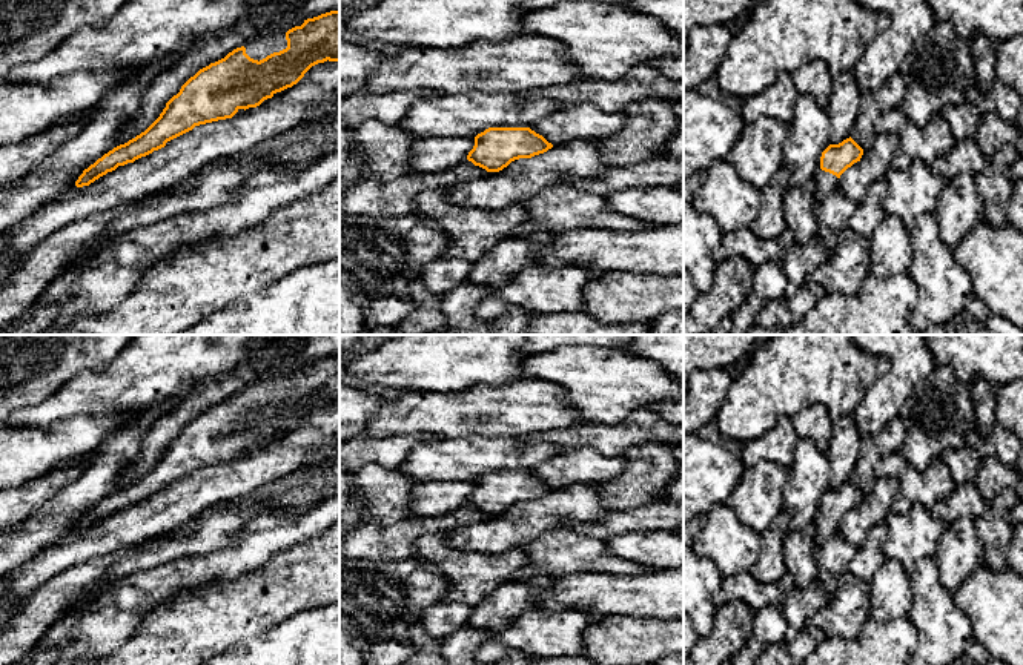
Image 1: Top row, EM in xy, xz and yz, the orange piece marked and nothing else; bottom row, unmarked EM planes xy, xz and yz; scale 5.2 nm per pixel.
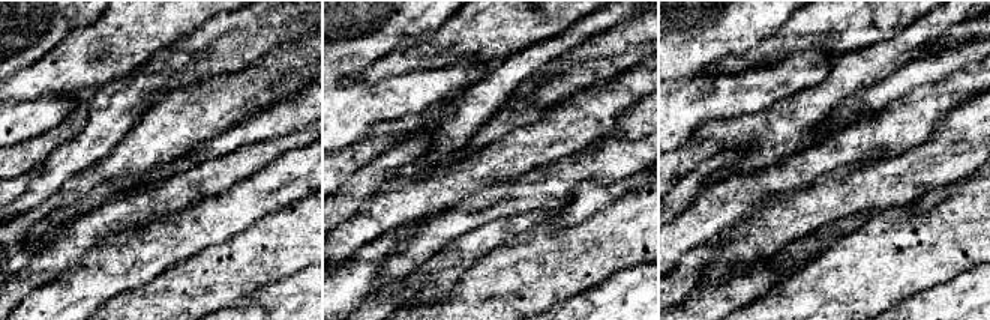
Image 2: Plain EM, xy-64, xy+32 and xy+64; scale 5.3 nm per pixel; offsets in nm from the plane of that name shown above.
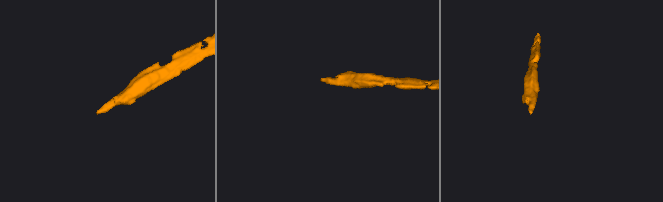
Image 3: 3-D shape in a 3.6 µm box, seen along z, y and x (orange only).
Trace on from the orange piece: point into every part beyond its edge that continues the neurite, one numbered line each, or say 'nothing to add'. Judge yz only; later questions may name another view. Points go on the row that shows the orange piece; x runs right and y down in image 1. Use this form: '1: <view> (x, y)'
1: yz (824, 183)

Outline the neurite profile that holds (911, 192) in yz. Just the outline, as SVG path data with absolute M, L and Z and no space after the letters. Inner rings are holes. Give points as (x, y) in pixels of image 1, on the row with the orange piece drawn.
M912 160L903 170L889 169L885 180L888 181L883 198L885 215L899 217L908 230L920 215L935 212L939 197L948 184L945 177L937 175L922 160Z

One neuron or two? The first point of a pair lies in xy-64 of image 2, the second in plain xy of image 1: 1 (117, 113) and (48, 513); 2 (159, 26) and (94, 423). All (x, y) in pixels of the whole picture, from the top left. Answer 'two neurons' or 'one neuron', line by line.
1: one neuron
2: two neurons

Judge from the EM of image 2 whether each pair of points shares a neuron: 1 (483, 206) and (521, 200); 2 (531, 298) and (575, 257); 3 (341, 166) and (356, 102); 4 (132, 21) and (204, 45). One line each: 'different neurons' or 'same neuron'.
1: same neuron
2: same neuron
3: different neurons
4: different neurons

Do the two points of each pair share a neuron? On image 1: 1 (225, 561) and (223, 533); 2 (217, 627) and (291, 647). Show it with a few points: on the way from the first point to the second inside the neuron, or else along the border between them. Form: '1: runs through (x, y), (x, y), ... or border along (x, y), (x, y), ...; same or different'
1: border along (248, 519), (229, 544), (189, 556); different
2: border along (284, 619), (229, 648); different

